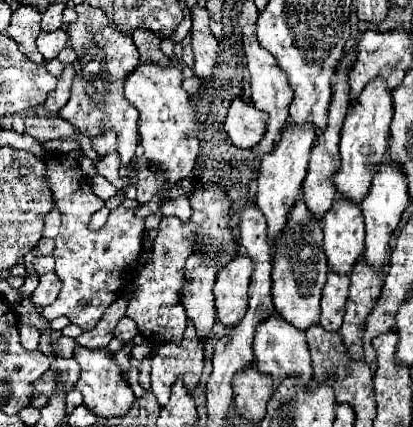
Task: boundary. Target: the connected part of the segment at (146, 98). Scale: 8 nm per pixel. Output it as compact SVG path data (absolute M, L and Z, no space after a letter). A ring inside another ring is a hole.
M141 64L137 70L127 78L125 82L125 98L137 108L139 112L139 134L141 134L141 146L145 148L143 156L137 160L139 172L137 172L137 200L139 204L147 204L155 194L161 192L161 188L167 184L167 188L173 188L179 180L187 178L189 172L195 168L197 154L199 154L199 138L197 138L197 120L191 106L189 94L181 86L183 74L181 70L169 66L161 68L157 64ZM149 166L155 166L157 170L149 170Z

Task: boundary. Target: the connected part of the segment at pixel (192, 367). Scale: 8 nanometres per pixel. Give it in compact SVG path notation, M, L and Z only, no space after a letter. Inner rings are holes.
M187 324L181 344L169 342L159 346L151 362L151 390L161 406L167 404L171 386L177 378L183 380L187 392L193 392L203 370L203 342L195 336L193 324Z

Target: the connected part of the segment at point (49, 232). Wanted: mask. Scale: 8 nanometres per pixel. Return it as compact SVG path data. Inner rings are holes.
M54 201L51 212L49 212L49 214L45 216L44 220L45 226L43 237L55 238L59 234L59 230L61 227L61 218Z

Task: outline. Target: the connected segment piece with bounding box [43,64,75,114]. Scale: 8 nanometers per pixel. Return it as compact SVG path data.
M67 64L65 66L65 70L63 70L63 74L59 76L59 82L57 82L57 90L53 90L53 92L49 92L49 96L47 96L47 100L45 100L45 108L49 110L49 112L53 112L53 114L57 114L63 106L65 106L65 102L69 100L69 88L71 88L71 78L74 78L75 71L72 68L71 64Z

